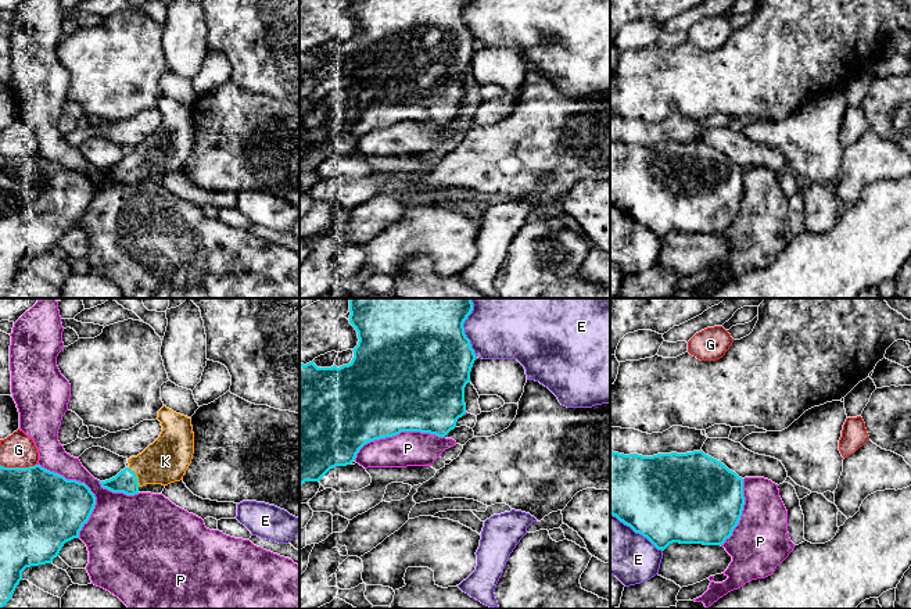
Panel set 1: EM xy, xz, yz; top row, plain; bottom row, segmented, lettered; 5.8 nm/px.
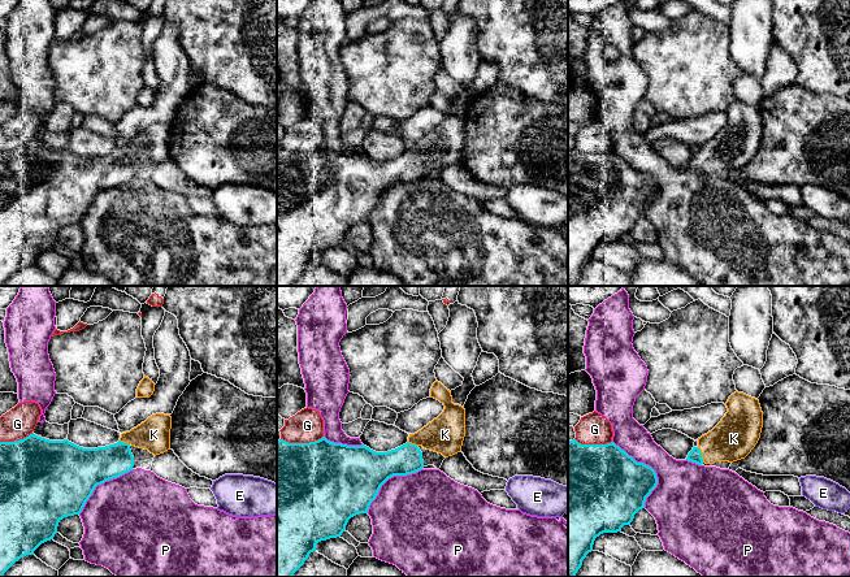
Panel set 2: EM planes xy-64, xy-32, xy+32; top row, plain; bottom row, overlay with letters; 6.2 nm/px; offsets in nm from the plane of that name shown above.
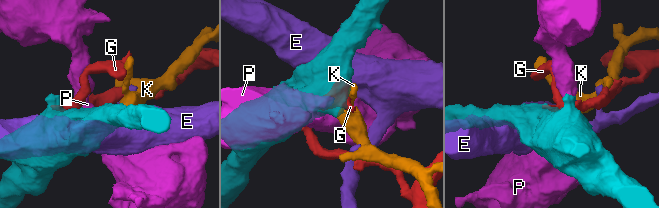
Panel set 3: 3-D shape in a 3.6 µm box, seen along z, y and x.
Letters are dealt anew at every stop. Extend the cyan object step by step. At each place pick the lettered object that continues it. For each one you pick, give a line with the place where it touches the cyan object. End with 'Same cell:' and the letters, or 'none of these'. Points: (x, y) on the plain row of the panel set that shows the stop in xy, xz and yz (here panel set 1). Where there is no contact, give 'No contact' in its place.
K: Touches cyan at xy (136, 165)
Same cell: K

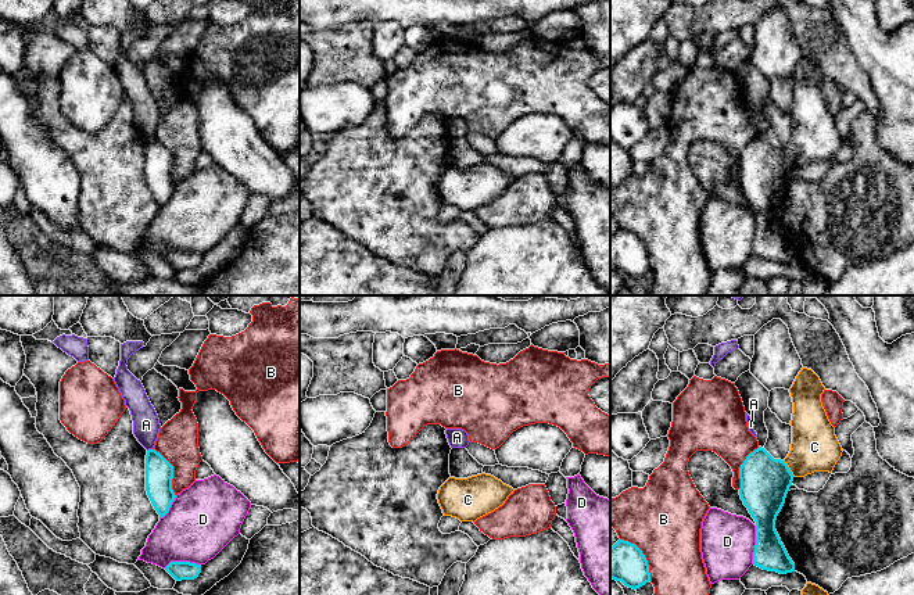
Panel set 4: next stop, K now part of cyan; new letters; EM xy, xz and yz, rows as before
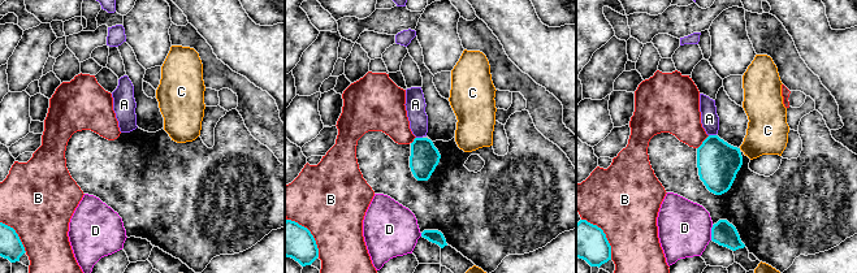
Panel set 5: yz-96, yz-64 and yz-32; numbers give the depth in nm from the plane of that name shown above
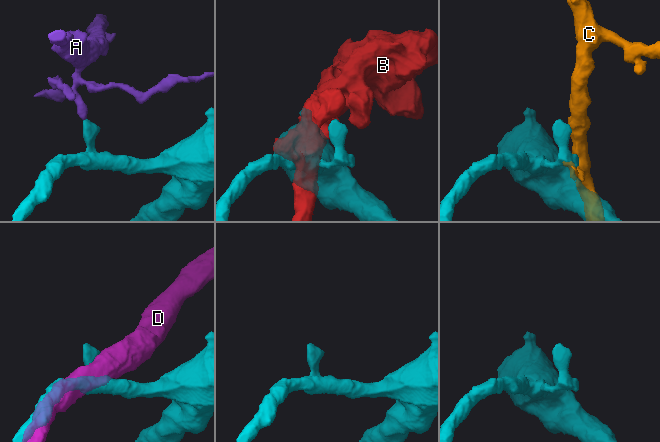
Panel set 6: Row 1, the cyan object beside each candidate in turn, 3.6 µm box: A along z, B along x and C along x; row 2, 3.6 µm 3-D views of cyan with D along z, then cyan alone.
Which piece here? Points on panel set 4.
Same cell: none of these

